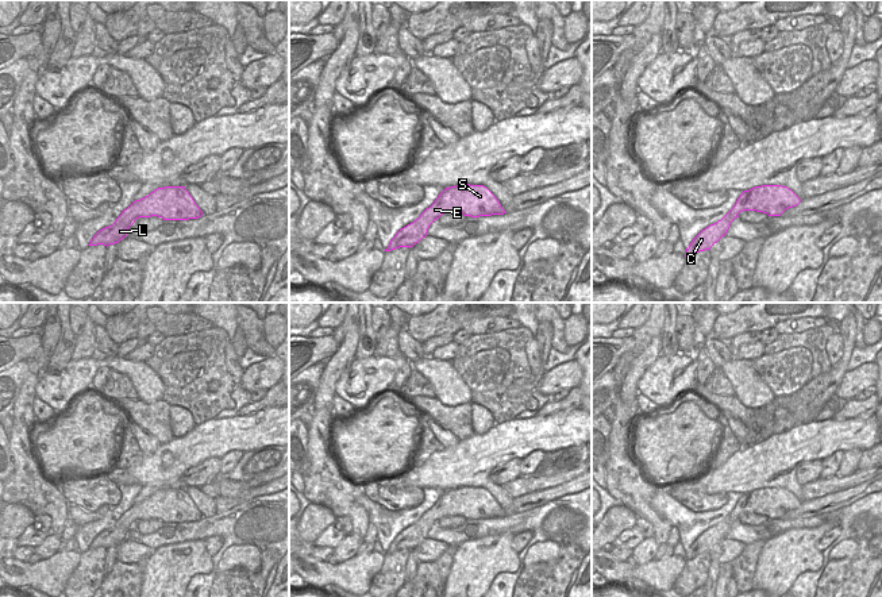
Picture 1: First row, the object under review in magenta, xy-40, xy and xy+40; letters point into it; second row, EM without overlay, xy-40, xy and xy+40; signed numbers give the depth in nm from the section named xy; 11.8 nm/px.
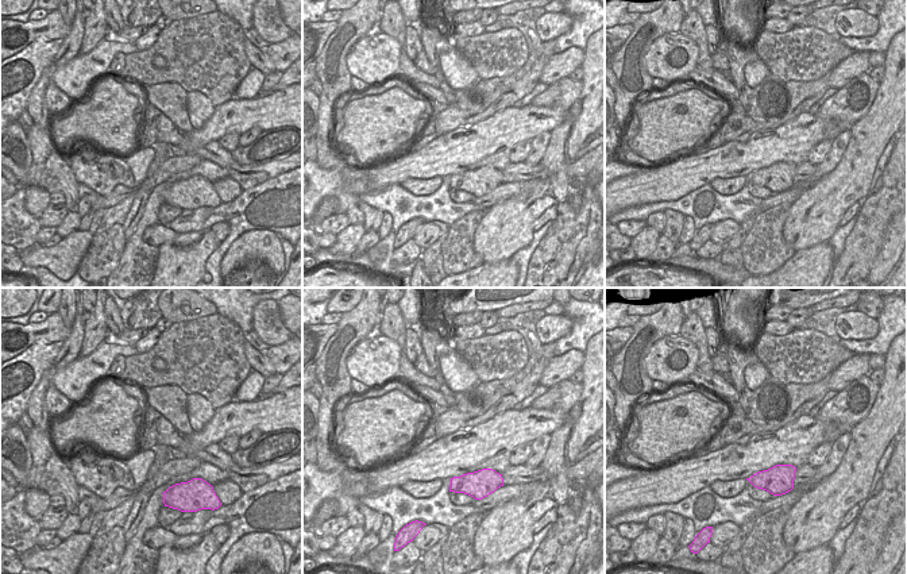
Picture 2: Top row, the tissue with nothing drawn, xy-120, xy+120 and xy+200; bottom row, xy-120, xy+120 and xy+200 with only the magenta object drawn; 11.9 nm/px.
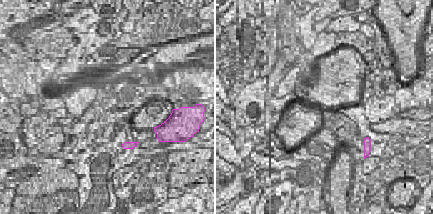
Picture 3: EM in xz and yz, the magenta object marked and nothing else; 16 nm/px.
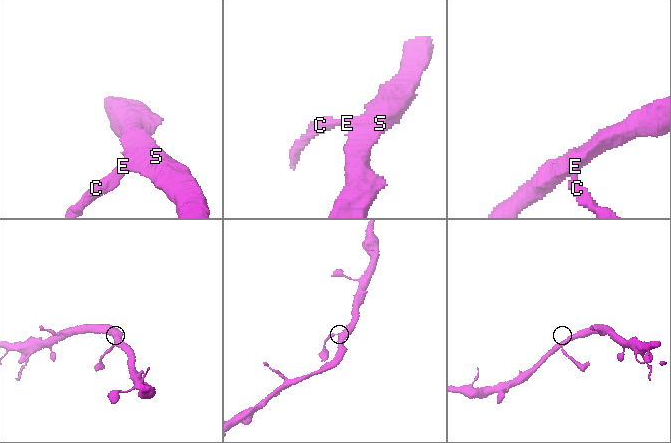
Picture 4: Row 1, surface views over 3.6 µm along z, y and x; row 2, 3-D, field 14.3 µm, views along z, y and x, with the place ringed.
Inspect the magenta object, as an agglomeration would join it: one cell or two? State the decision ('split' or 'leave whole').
leave whole

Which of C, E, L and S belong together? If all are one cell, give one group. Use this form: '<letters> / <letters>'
C E L S

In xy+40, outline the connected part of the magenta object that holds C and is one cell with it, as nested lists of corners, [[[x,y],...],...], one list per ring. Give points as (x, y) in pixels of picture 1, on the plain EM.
[[[762,488],[744,493],[733,511],[717,525],[702,532],[686,551],[686,561],[700,554],[710,552],[723,539],[727,538],[731,525],[743,513],[756,513],[769,519],[781,519],[786,512],[797,509],[801,501],[787,489]]]

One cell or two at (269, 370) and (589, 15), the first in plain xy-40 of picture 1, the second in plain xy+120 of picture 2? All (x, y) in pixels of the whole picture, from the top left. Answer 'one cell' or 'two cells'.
two cells

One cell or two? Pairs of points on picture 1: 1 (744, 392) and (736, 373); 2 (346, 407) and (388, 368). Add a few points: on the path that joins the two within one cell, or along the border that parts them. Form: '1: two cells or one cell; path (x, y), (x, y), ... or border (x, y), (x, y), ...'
1: one cell; path (744, 388), (744, 381), (740, 377)
2: two cells; border (335, 393), (355, 408)

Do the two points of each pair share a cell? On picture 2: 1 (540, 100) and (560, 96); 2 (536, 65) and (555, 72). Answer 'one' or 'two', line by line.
1: one
2: two

